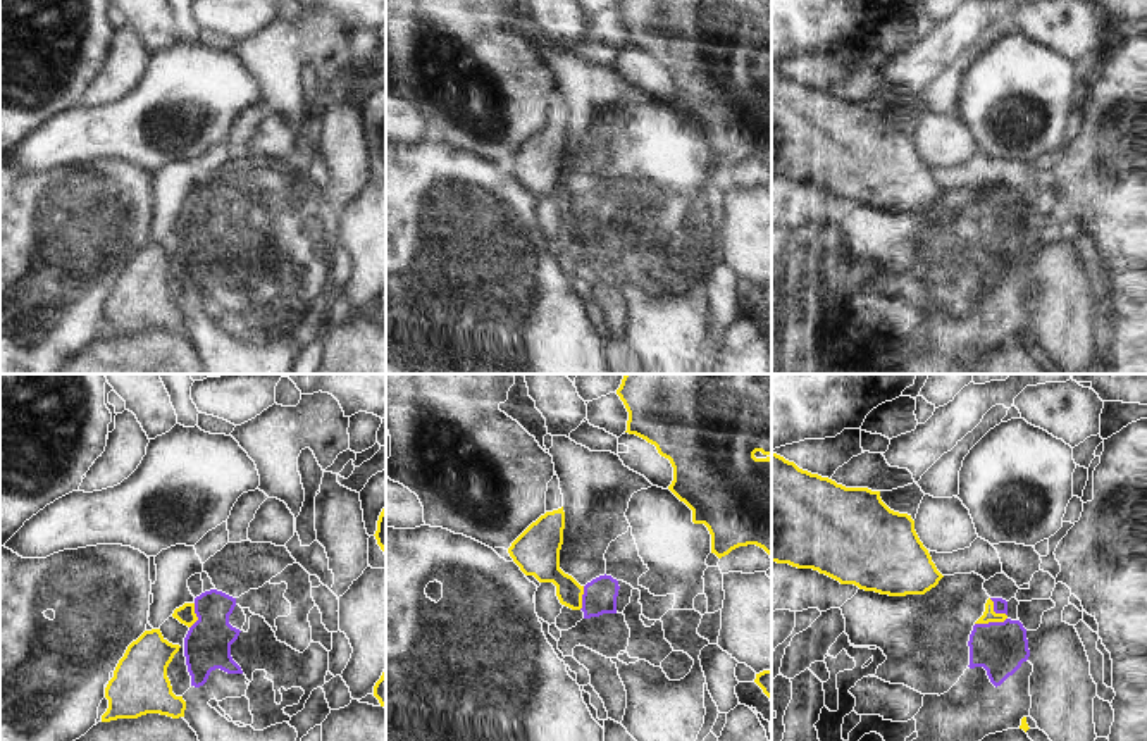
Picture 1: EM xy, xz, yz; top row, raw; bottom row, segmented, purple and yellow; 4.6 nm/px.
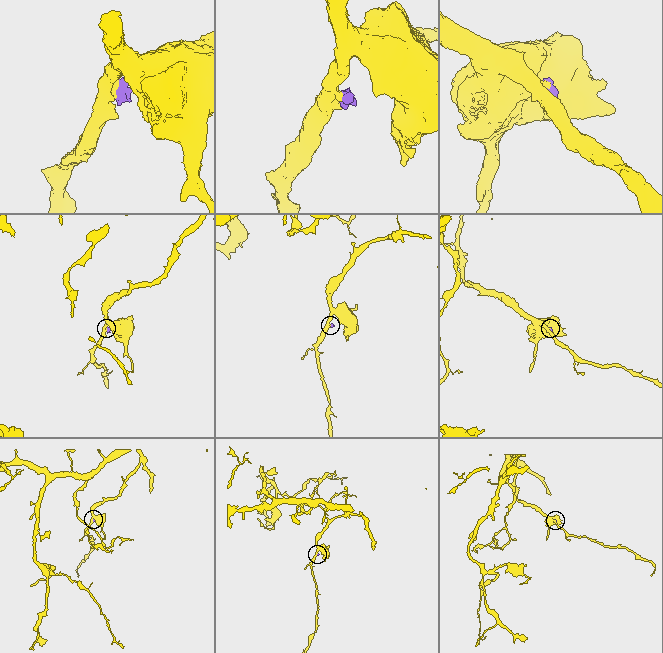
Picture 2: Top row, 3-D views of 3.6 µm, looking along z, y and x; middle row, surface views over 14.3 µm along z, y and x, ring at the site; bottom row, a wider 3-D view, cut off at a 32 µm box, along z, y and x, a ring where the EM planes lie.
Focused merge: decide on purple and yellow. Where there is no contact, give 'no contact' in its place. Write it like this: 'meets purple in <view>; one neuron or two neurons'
meets purple in yz; two neurons

